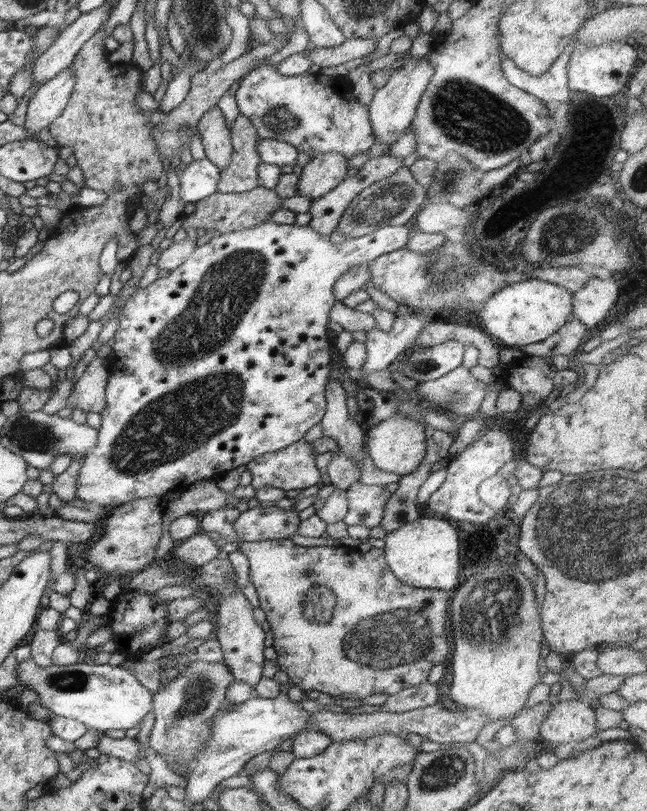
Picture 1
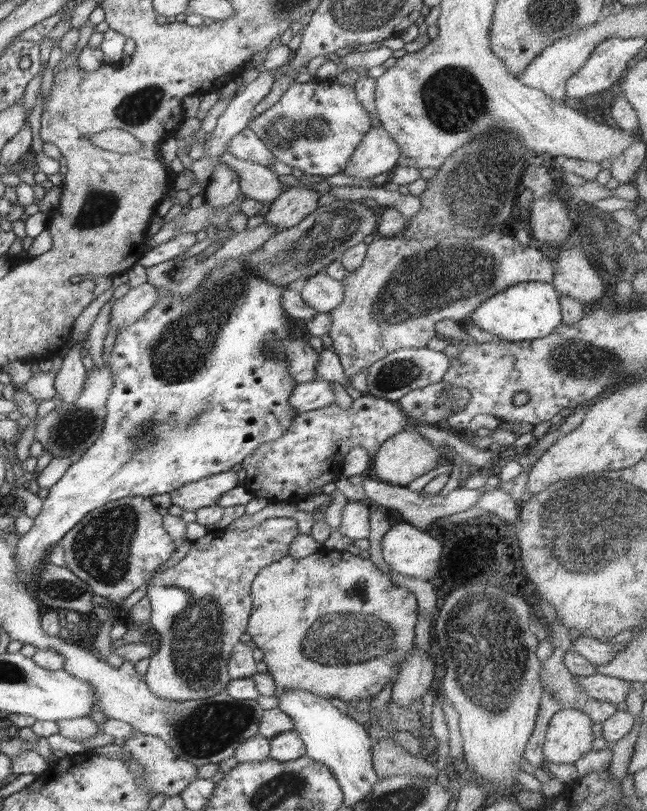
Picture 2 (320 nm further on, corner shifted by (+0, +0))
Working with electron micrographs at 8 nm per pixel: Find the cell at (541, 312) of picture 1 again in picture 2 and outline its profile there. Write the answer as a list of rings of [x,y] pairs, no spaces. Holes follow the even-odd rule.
[[[519,282],[487,298],[469,317],[482,330],[502,340],[518,342],[544,338],[562,323],[563,316],[559,292],[552,283]]]

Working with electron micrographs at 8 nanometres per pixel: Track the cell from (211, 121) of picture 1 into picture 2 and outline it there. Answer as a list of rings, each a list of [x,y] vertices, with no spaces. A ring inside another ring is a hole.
[[[215,163],[215,169],[204,189],[206,203],[213,208],[227,208],[241,195],[239,174],[229,164]]]

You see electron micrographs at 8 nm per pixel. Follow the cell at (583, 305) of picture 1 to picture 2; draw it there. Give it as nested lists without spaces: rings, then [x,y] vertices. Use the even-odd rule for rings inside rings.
[[[570,248],[558,252],[554,265],[551,283],[560,295],[576,299],[586,307],[598,303],[605,292],[604,282],[582,250]]]

